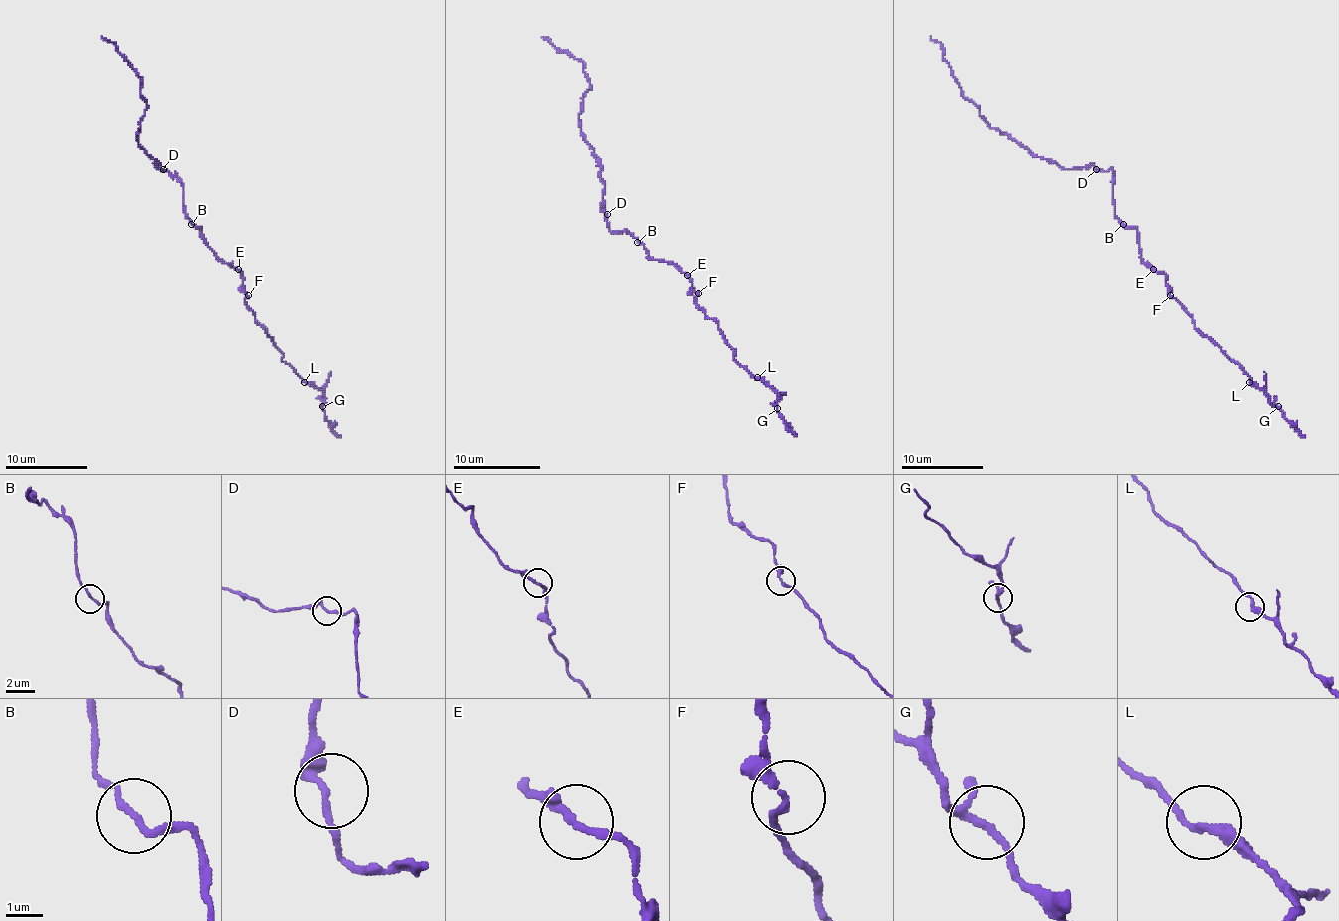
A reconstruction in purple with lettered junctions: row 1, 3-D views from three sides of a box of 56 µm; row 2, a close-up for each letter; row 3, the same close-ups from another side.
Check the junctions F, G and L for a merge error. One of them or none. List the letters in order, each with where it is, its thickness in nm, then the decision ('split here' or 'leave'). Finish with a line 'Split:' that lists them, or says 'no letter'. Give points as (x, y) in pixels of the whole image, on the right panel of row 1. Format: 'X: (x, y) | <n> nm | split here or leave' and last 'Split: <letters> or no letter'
F: (1170, 295) | 180 nm | leave
G: (1278, 406) | 170 nm | leave
L: (1249, 382) | 240 nm | leave
Split: no letter

